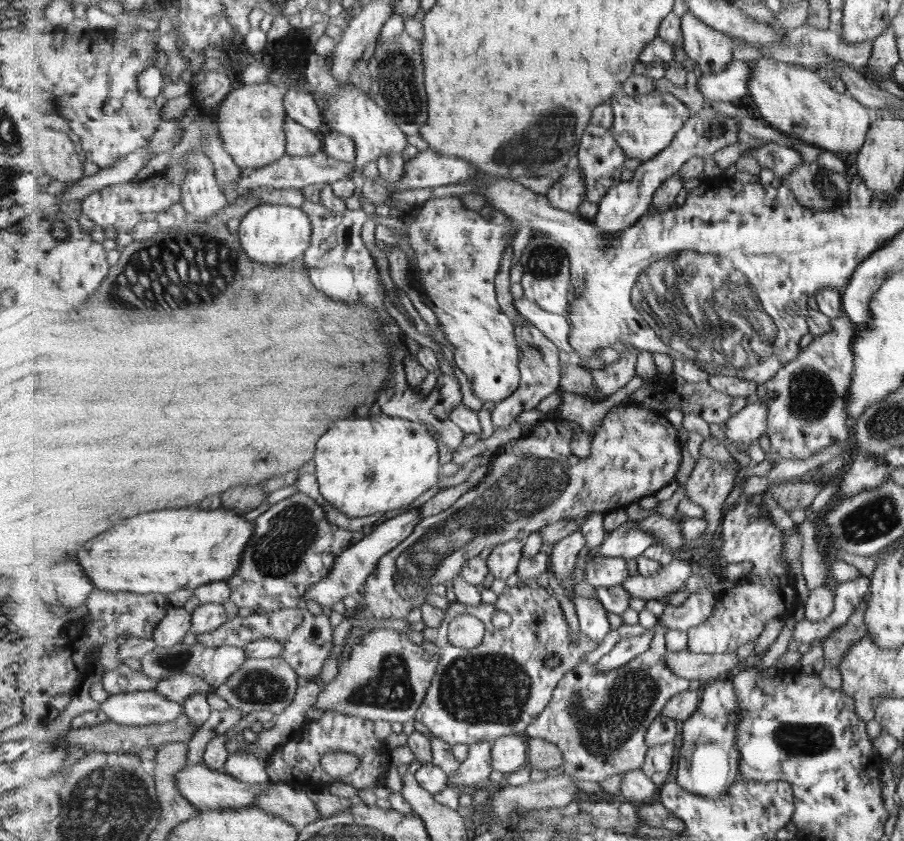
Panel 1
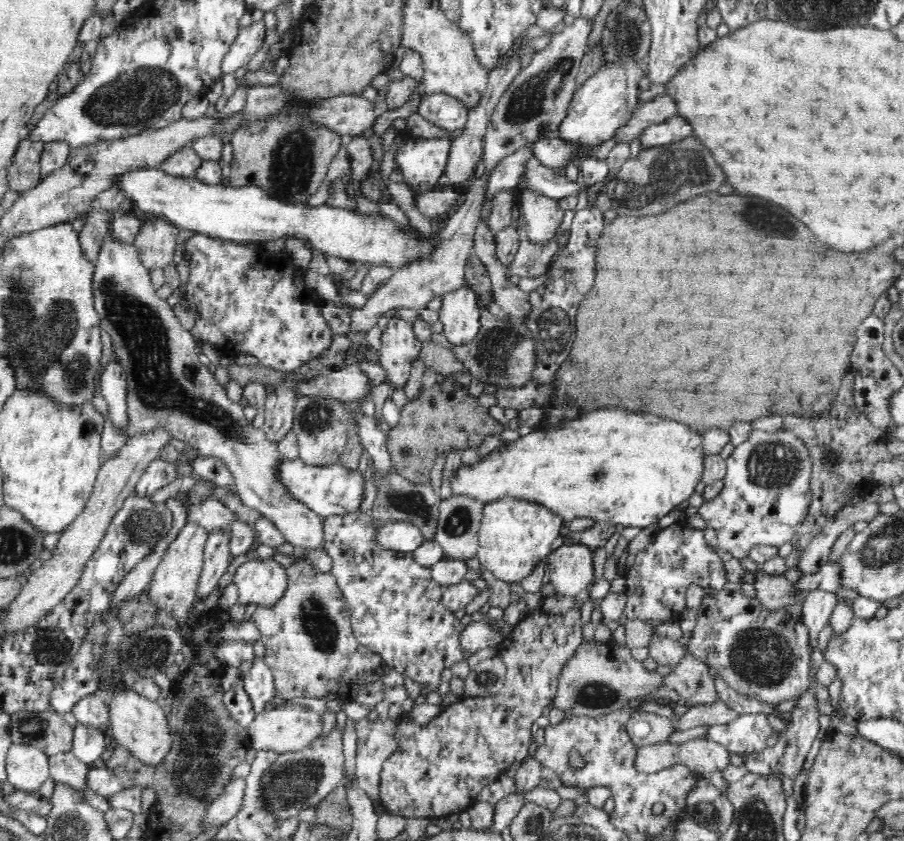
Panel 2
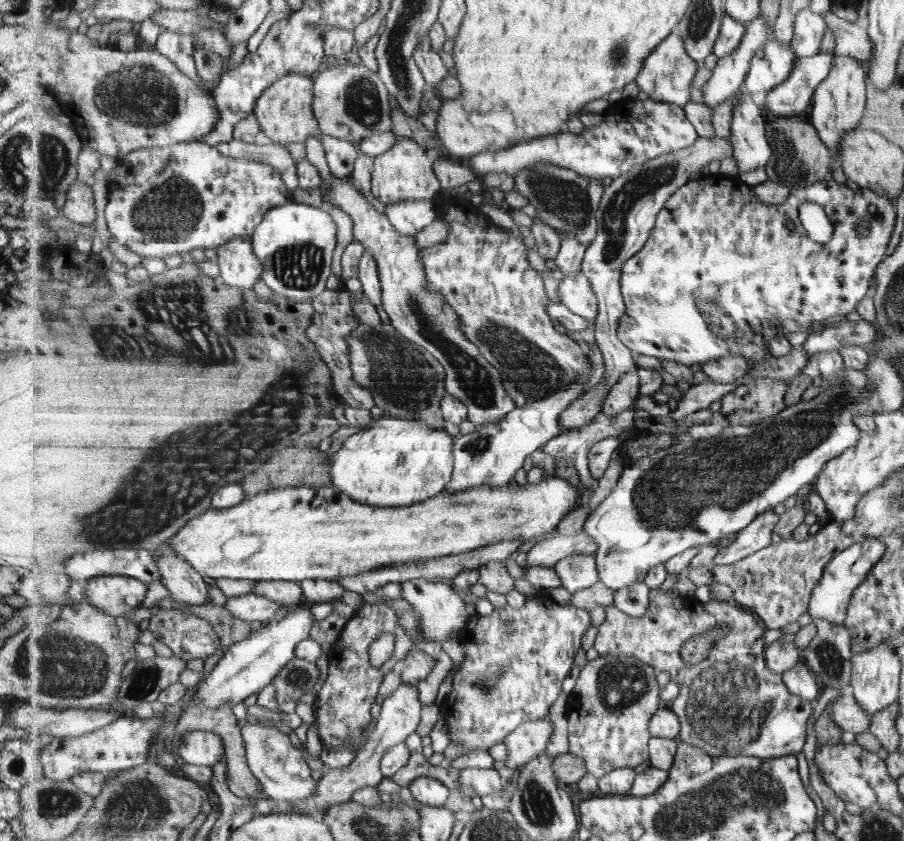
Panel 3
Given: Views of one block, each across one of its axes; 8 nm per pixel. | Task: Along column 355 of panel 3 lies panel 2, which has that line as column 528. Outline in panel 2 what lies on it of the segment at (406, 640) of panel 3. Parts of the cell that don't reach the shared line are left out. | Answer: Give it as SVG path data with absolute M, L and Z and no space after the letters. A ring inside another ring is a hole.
M539 605L528 612L524 620L514 627L510 635L496 648L497 655L507 669L504 685L490 698L462 698L440 710L426 723L418 723L412 716L395 721L394 752L384 762L380 783L381 806L394 815L408 818L428 818L440 822L452 813L461 813L474 802L475 796L486 785L494 783L514 762L522 762L528 755L532 724L542 716L542 710L558 696L558 686L566 664L578 654L585 641L579 608L565 613L552 613Z

